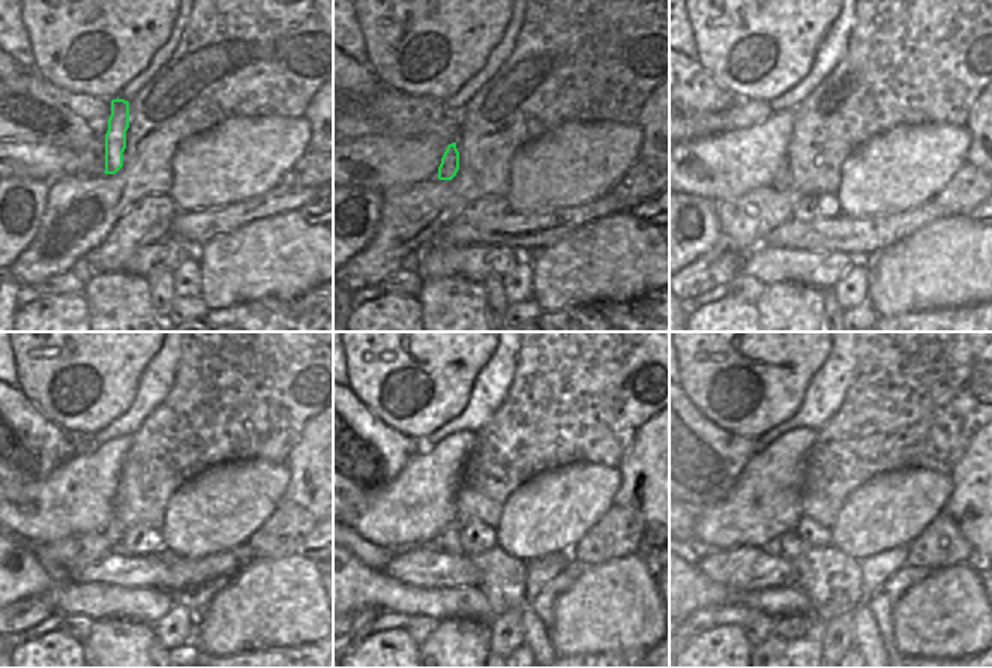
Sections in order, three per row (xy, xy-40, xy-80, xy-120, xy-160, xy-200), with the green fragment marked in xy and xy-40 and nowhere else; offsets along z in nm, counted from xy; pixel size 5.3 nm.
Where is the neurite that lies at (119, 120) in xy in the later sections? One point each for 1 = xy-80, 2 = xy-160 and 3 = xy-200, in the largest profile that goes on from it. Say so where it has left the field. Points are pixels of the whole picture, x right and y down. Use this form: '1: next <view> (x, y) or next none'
1: next xy-80 (781, 182)
2: next xy-160 (447, 541)
3: next xy-200 (832, 580)

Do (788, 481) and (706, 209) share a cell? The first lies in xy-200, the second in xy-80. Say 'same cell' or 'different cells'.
different cells

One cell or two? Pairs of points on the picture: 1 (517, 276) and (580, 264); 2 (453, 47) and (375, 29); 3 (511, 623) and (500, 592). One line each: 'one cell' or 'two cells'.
1: two cells
2: one cell
3: two cells

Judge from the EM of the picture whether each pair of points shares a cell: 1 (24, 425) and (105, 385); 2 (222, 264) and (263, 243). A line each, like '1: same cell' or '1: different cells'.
1: different cells
2: same cell

